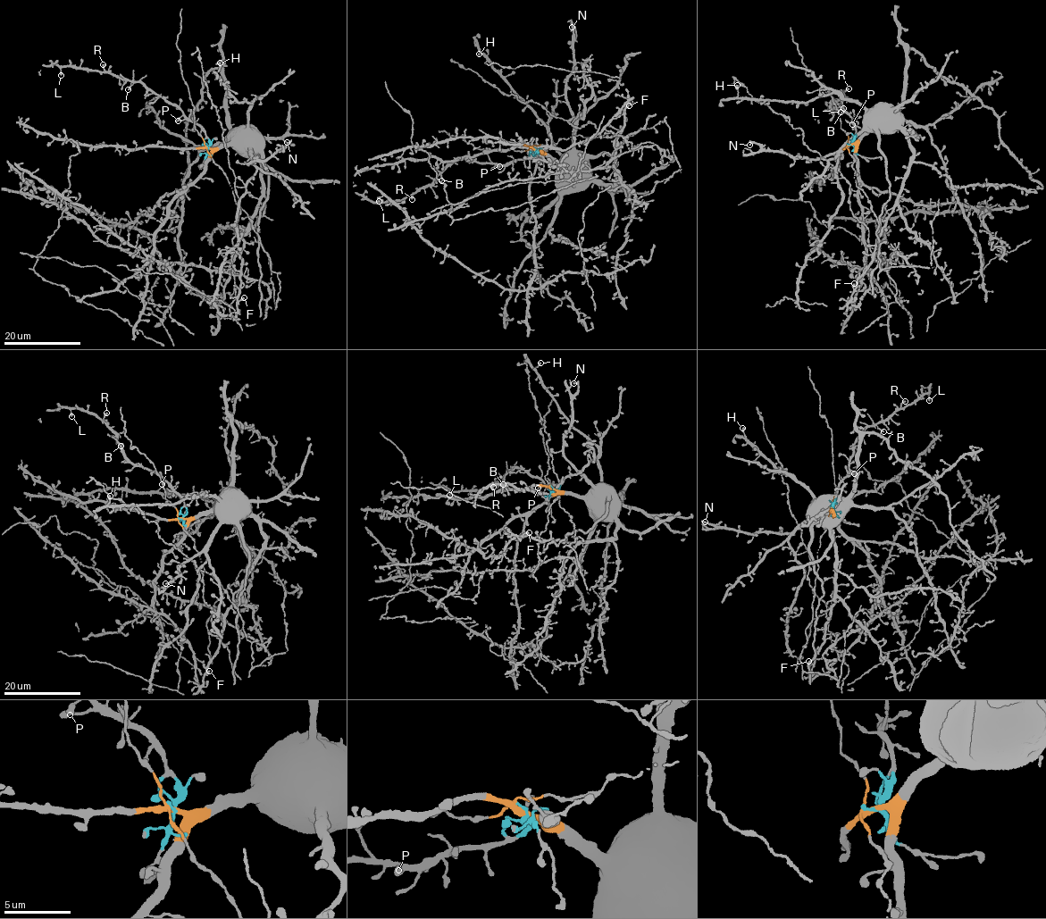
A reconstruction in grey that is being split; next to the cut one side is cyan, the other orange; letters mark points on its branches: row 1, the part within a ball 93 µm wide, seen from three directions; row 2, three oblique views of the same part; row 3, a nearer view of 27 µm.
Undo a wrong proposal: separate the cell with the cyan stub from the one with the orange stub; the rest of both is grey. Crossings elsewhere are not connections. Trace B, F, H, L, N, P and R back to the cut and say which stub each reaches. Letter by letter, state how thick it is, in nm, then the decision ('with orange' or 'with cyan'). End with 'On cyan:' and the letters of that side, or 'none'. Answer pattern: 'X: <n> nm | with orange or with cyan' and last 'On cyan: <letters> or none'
B: 280 nm | with cyan
F: 400 nm | with orange
H: 460 nm | with orange
L: 380 nm | with cyan
N: 120 nm | with orange
P: 360 nm | with cyan
R: 380 nm | with cyan
On cyan: B, L, P, R

